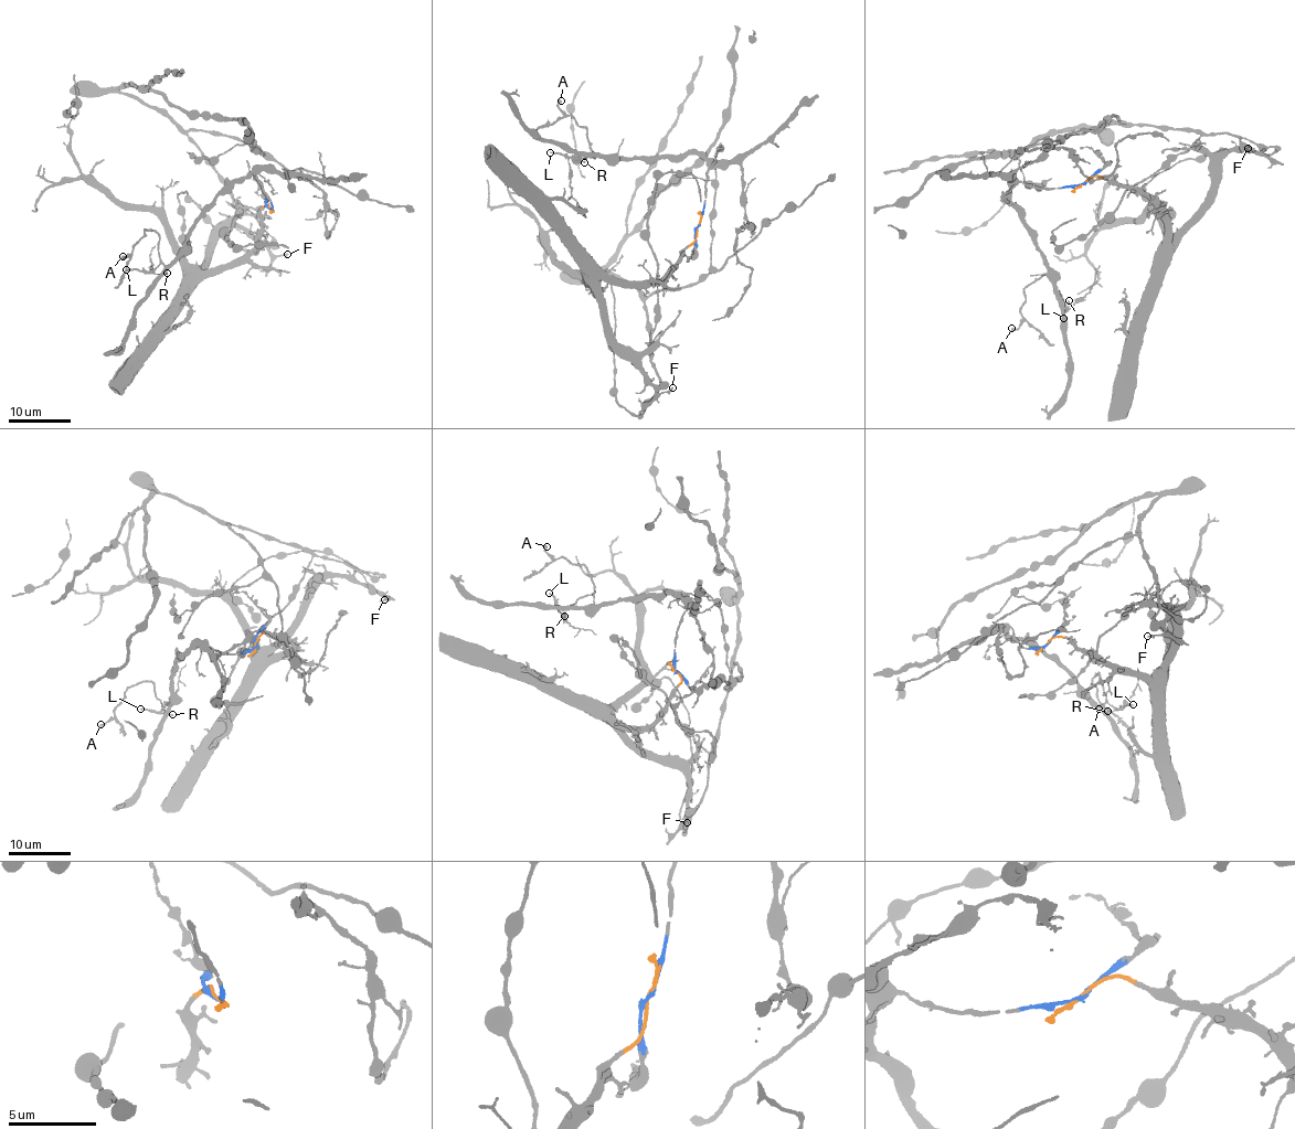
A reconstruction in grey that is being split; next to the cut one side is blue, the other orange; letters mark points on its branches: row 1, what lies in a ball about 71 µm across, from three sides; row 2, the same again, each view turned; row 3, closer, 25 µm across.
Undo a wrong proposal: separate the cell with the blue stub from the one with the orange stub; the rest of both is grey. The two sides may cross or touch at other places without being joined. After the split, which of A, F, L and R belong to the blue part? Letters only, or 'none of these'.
A, L, R

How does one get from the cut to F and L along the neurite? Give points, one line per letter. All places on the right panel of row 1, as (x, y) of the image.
F: (1084, 183), (1131, 184), (1159, 209), (1168, 240), (1205, 200), (1221, 156), (1255, 152), (1246, 149)
L: (1084, 183), (1043, 189), (1018, 182), (1009, 195), (1062, 299), (1067, 310), (1063, 318)

